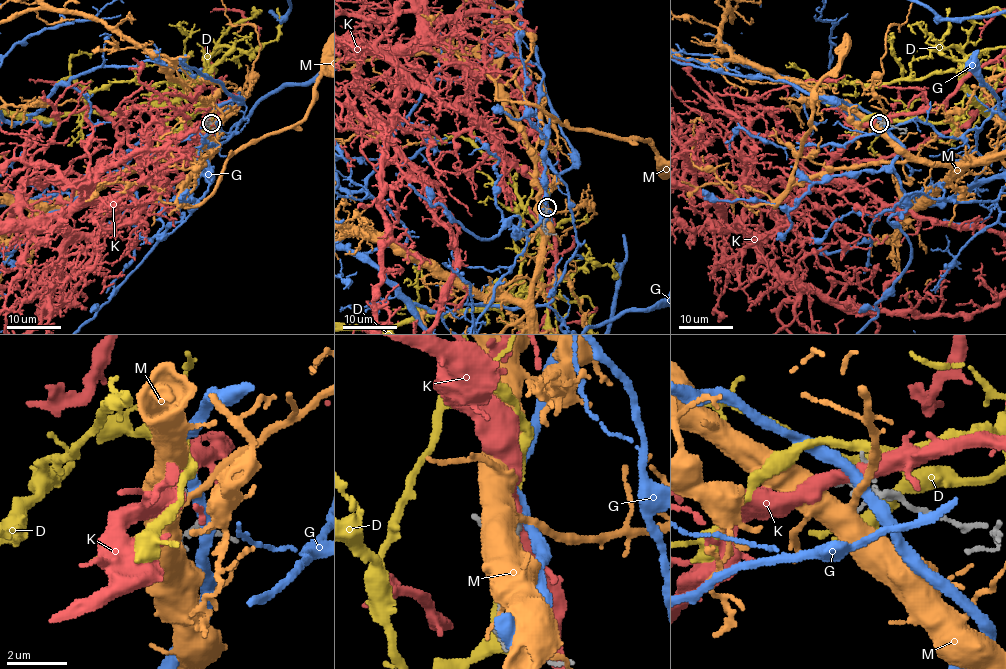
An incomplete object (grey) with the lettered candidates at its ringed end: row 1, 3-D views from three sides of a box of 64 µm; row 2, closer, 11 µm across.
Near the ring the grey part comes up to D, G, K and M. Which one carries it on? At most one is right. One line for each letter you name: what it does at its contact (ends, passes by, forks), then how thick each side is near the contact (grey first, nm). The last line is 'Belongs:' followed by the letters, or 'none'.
Belongs: none

